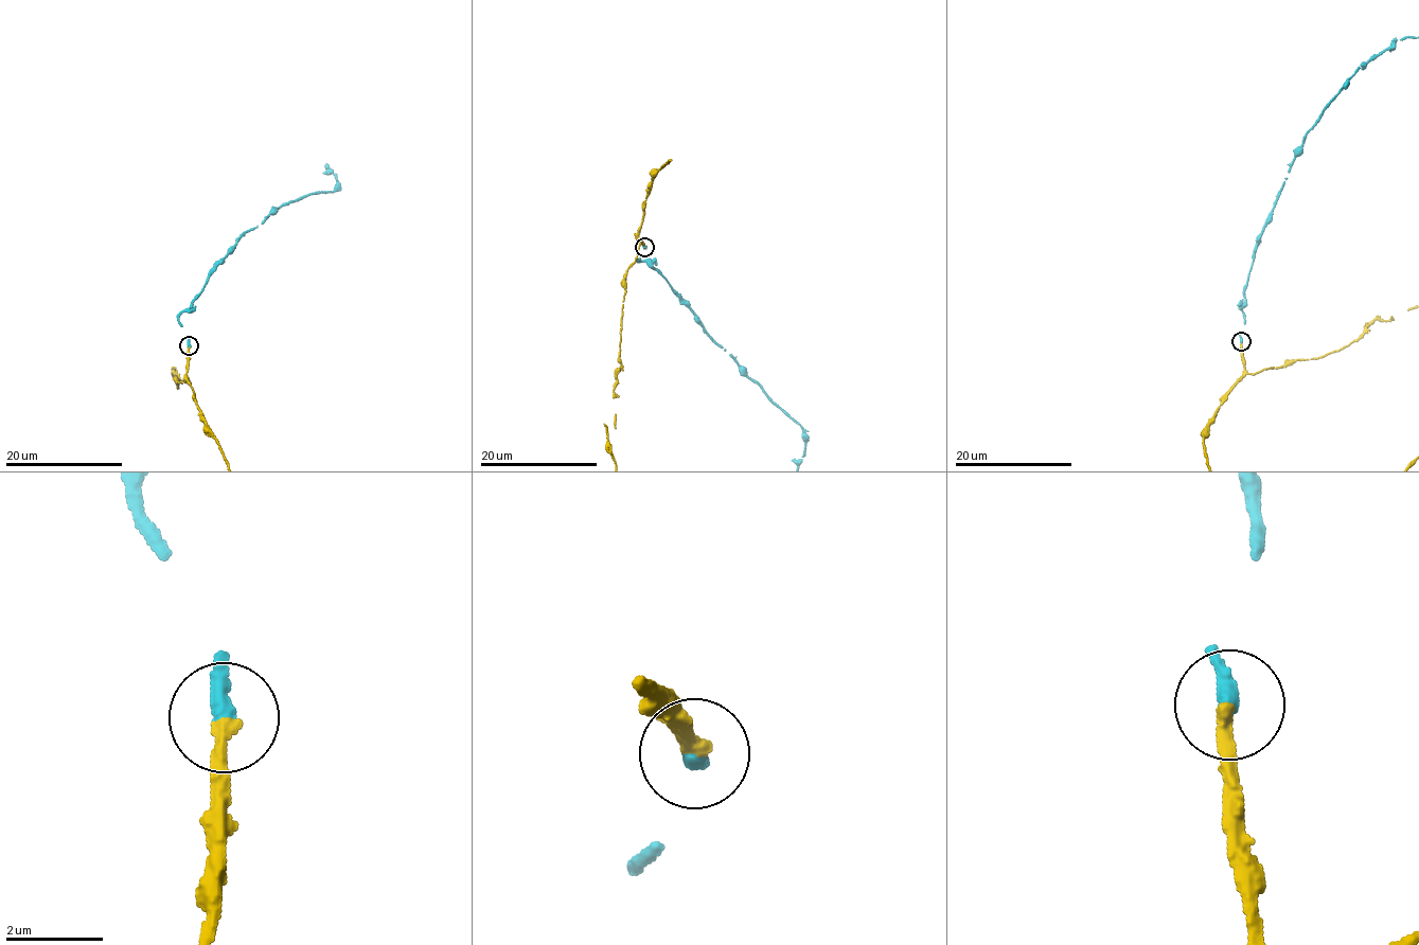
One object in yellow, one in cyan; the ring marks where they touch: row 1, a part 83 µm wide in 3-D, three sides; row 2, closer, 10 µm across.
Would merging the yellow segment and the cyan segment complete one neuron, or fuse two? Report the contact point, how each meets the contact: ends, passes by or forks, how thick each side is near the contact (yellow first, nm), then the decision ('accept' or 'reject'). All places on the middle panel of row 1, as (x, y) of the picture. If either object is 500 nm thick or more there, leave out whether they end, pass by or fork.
(644, 247) | yellow ends | cyan ends | 300/360 nm | accept

